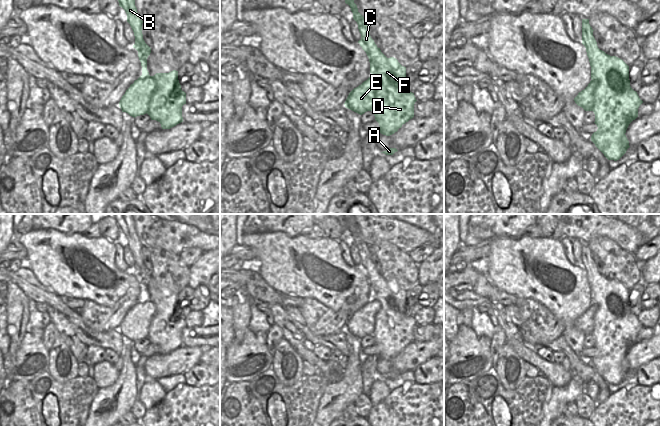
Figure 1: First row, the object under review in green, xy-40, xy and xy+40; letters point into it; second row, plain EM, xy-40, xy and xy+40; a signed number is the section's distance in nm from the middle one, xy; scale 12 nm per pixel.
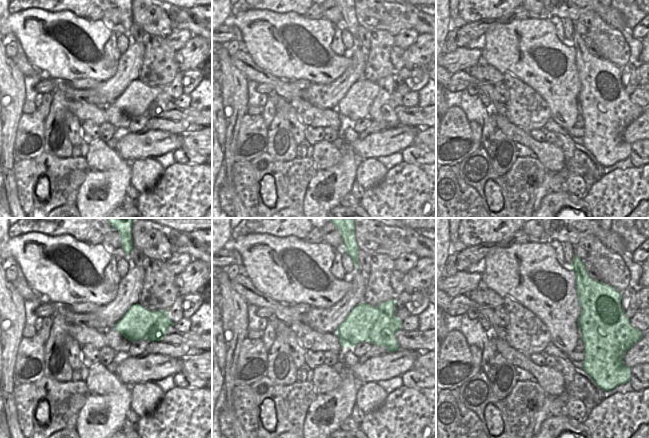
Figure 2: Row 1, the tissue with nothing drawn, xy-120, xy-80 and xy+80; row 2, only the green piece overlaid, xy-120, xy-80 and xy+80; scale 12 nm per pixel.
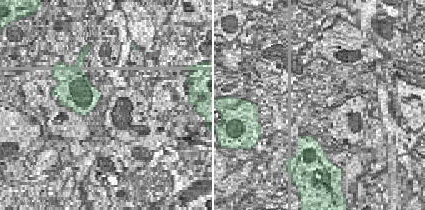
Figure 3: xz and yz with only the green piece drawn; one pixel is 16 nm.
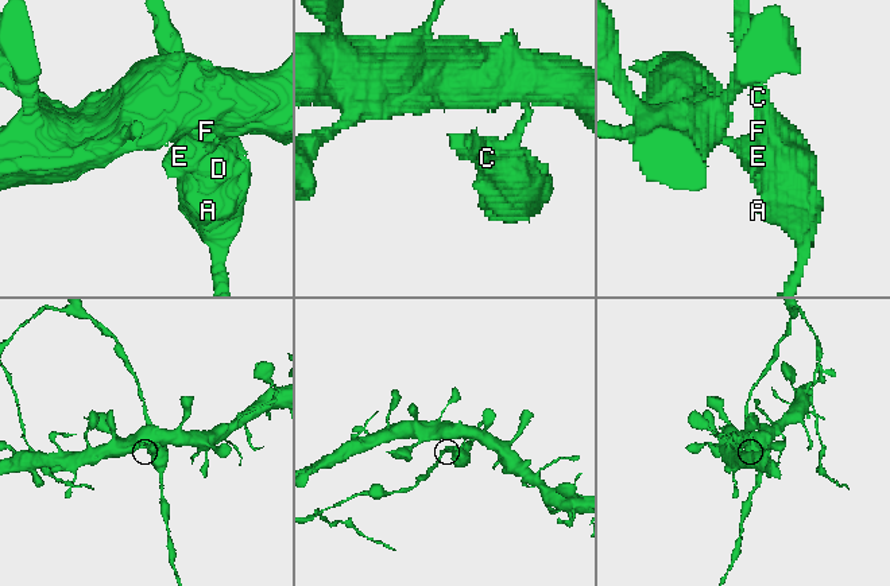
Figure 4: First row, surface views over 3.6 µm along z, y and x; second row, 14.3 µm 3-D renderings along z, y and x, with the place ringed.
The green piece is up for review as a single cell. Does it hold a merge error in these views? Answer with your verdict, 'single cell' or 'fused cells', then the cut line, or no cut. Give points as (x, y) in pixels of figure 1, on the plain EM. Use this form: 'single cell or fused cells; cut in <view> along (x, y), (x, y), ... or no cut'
fused cells; cut in xy along (371, 298), (380, 304), (372, 334)

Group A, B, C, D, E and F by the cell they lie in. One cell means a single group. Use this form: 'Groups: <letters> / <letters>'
Groups: A B C D F / E.

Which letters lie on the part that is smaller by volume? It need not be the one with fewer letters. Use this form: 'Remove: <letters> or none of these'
Remove: A, B, C, D, F.

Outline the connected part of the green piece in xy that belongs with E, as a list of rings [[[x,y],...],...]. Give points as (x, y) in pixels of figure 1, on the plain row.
[[[371,299],[366,305],[349,317],[344,327],[345,331],[360,339],[367,335],[373,335],[375,316],[380,308],[380,302]]]

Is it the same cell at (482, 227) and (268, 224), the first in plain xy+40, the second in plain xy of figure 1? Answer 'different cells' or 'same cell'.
same cell

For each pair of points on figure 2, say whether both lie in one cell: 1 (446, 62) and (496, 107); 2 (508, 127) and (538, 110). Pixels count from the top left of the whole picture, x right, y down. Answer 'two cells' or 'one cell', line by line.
1: one cell
2: two cells

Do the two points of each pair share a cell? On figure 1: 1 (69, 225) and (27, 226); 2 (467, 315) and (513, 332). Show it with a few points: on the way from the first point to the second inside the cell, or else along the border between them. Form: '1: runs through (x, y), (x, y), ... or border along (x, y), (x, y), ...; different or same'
1: runs through (59, 224), (37, 224); same
2: border along (471, 308), (459, 311); different

